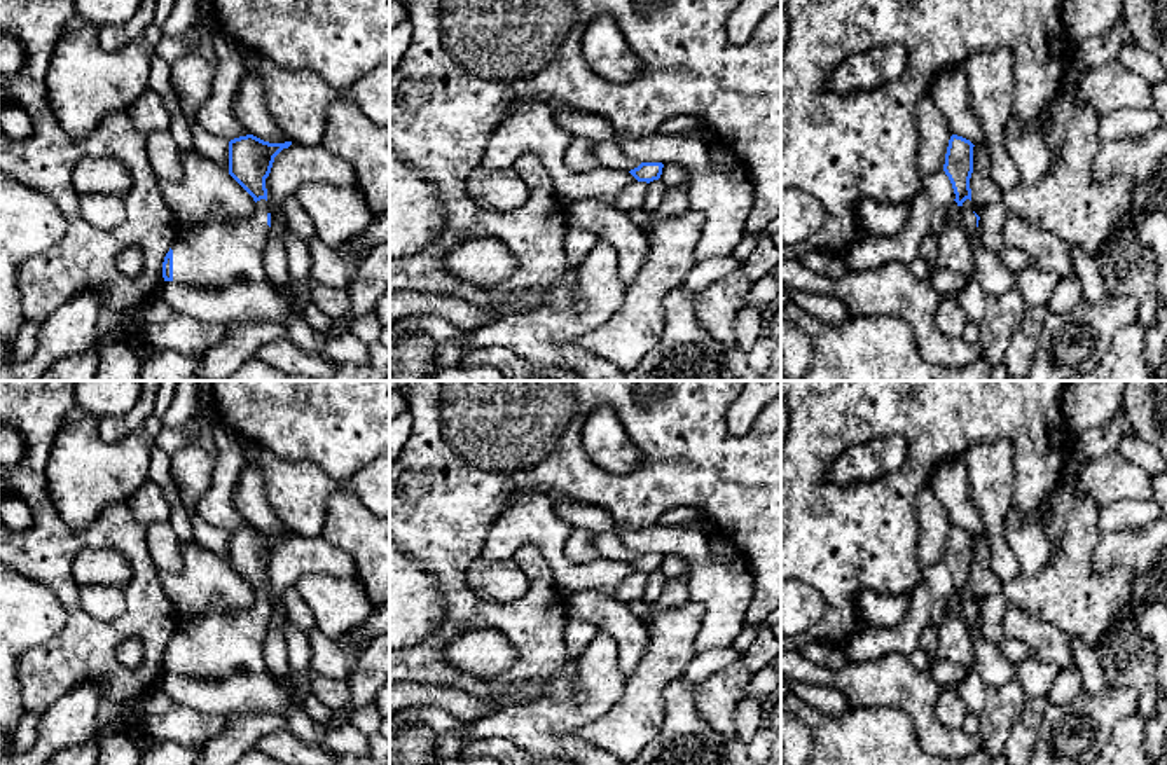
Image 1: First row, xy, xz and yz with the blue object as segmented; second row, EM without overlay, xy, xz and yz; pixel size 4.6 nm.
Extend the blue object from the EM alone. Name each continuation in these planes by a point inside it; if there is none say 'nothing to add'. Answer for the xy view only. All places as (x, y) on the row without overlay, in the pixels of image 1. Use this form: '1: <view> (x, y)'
1: xy (214, 648)

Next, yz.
1: yz (991, 666)

